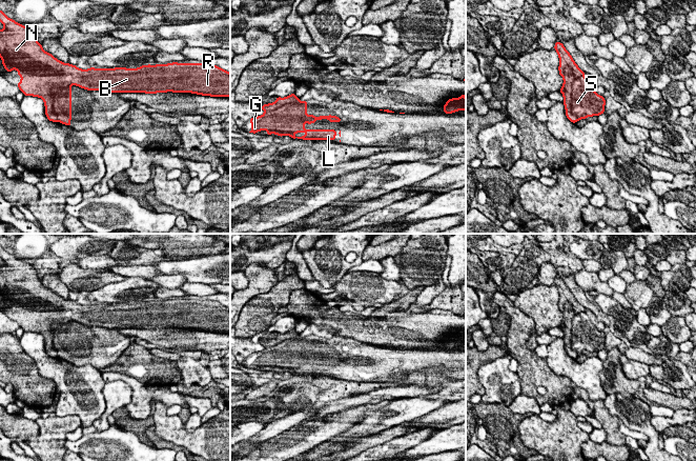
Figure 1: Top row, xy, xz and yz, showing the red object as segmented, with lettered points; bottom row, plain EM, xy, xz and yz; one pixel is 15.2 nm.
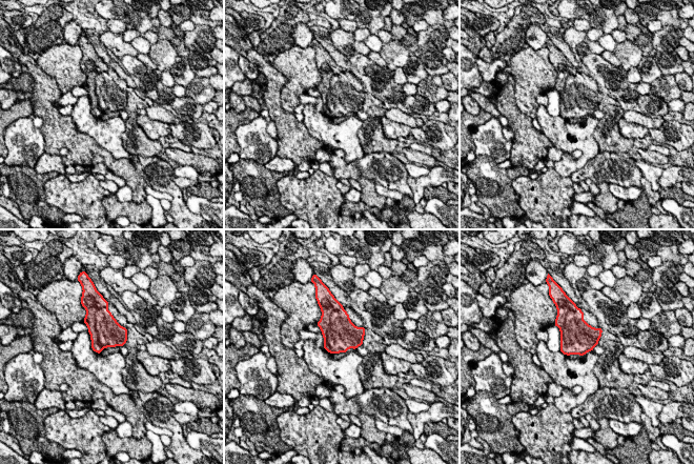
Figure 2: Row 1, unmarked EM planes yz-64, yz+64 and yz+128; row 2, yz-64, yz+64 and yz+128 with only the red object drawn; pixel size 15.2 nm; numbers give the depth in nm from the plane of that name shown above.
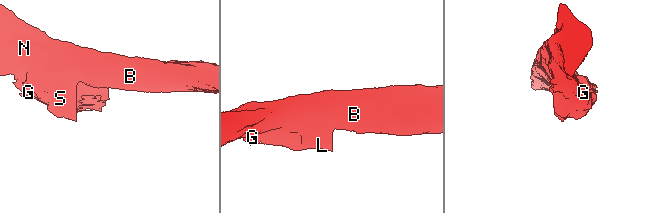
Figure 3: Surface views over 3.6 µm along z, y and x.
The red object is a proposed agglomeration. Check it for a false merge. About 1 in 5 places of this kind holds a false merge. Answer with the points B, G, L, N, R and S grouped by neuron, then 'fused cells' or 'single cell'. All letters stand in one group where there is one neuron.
groups B N R / G L S; fused cells

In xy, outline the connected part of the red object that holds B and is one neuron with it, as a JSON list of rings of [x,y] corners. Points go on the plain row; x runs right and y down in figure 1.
[[[0,246],[0,258],[4,261],[0,265],[0,294],[2,300],[7,307],[16,305],[21,313],[18,319],[19,325],[24,332],[39,333],[44,337],[45,350],[49,357],[57,358],[57,352],[54,348],[53,330],[60,327],[63,323],[69,321],[77,321],[87,326],[102,326],[107,328],[191,328],[202,332],[210,333],[230,333],[230,308],[217,302],[204,299],[167,299],[156,301],[142,301],[137,304],[115,303],[115,304],[95,304],[82,305],[69,299],[63,299],[55,294],[52,289],[45,287],[42,281],[37,276],[37,270],[28,263],[17,259],[15,256],[8,254],[2,246]]]

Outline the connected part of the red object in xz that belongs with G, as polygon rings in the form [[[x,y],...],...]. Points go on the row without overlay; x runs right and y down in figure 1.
[[[307,337],[285,340],[274,346],[265,347],[262,352],[253,353],[249,357],[251,366],[257,369],[265,365],[267,370],[275,369],[280,373],[289,372],[292,375],[303,376],[334,376],[335,365],[306,365],[305,360],[315,359],[316,356],[328,355],[329,358],[341,359],[341,354],[336,352],[307,350]]]

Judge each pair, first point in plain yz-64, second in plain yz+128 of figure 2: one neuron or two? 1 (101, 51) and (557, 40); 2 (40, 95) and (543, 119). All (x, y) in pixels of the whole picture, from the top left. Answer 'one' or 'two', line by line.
1: one
2: two

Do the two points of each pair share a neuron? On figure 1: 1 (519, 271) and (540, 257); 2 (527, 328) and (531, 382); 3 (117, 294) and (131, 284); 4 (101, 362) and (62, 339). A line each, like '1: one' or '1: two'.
1: one
2: one
3: one
4: one

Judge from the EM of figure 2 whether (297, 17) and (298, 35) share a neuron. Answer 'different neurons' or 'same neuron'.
different neurons

